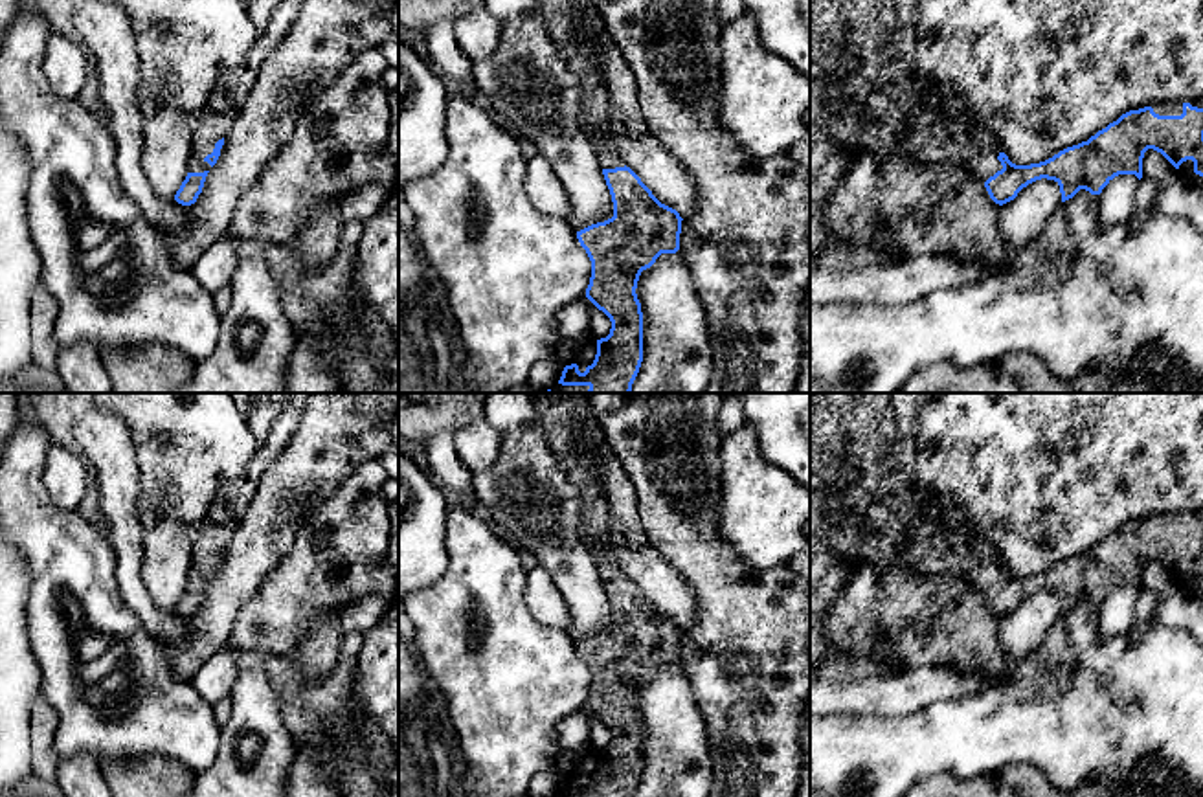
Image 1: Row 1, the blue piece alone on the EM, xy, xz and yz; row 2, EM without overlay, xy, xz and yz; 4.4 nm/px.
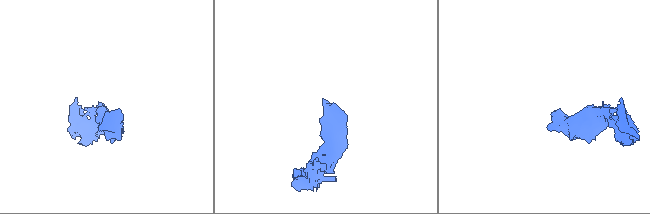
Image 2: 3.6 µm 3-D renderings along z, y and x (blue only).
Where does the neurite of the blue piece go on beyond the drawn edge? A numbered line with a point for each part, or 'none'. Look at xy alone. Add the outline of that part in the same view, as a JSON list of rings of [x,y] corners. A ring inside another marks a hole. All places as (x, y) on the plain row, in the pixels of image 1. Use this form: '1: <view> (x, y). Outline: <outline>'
1: xy (228, 509). Outline: [[[310,393],[294,395],[287,408],[272,422],[266,439],[259,444],[244,474],[239,479],[228,481],[215,498],[193,547],[189,584],[204,584],[211,580],[204,569],[211,566],[215,555],[226,549],[231,542],[231,536],[250,509],[261,476],[283,452],[296,432],[309,397]]]

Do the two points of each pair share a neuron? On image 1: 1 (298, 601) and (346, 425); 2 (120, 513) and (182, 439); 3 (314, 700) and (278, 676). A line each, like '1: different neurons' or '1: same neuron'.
1: different neurons
2: different neurons
3: same neuron

